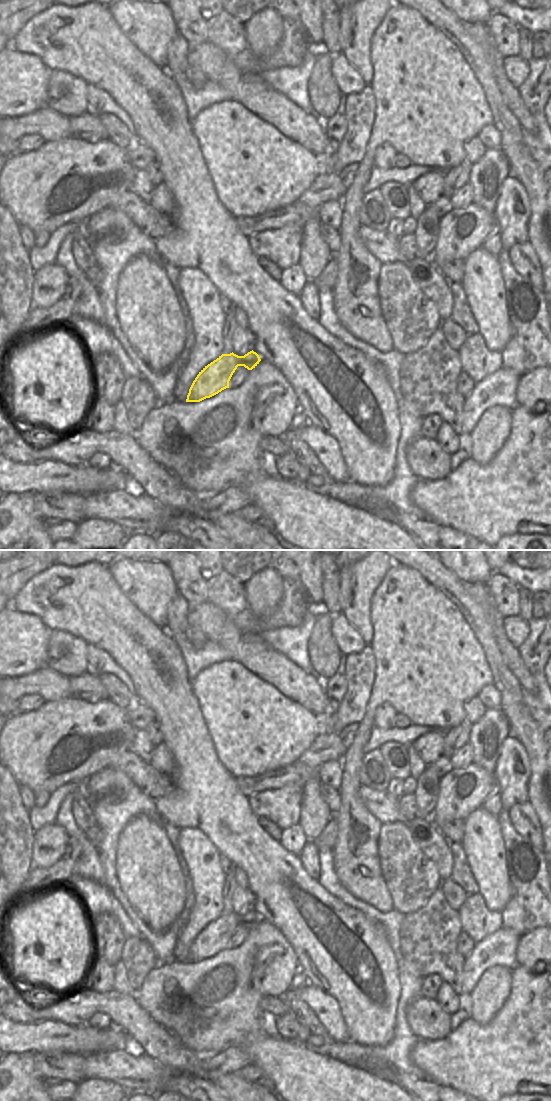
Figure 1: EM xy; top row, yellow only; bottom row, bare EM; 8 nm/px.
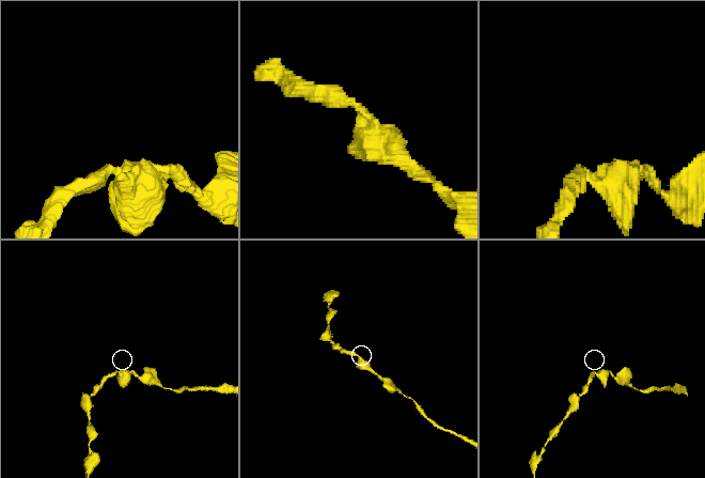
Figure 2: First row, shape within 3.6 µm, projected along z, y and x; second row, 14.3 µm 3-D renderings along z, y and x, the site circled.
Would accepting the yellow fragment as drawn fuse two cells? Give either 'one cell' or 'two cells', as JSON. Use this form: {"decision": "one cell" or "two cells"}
{"decision": "one cell"}

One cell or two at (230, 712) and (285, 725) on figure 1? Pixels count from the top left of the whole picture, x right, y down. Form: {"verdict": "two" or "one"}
{"verdict": "one"}

